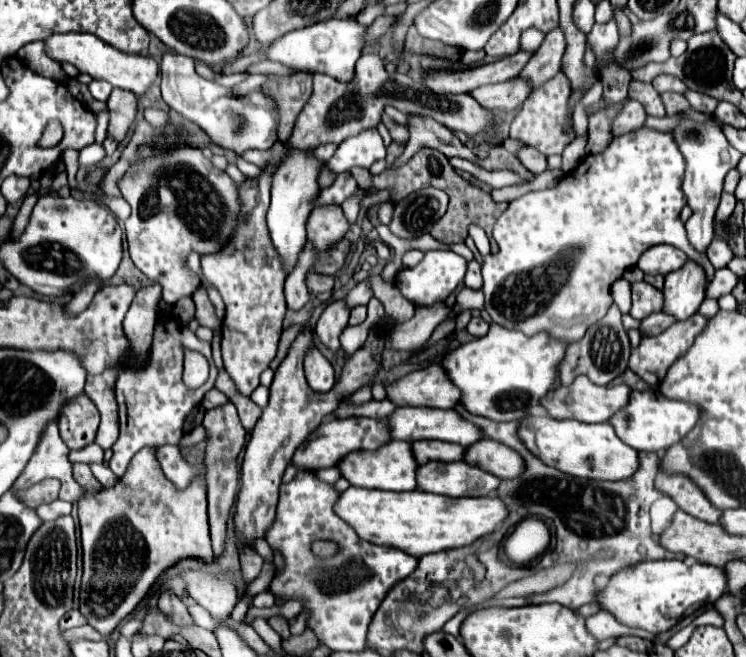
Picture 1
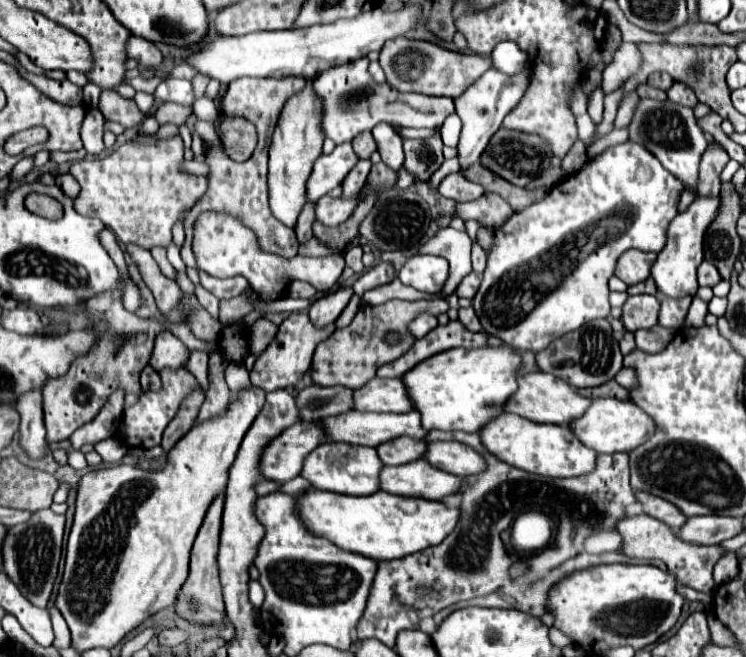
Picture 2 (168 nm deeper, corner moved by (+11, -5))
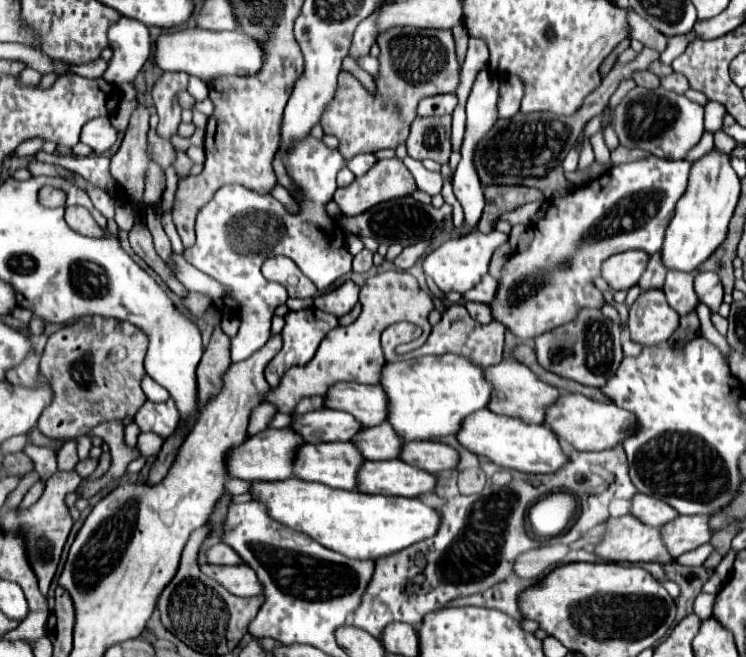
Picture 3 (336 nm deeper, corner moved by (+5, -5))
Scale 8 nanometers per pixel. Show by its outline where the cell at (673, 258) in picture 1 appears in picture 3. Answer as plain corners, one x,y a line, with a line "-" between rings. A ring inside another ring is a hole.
626,251
614,257
608,257
600,269
602,279
610,285
612,291
620,291
620,289
626,291
638,283
640,275
648,265
648,259
650,255
642,251

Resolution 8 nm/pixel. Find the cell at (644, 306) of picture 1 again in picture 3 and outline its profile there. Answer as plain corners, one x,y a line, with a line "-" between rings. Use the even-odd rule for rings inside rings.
648,289
630,307
630,339
652,347
666,343
678,329
680,315
668,305
662,289

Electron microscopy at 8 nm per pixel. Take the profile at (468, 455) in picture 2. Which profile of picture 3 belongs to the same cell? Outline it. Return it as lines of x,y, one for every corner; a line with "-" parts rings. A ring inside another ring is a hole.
408,441
402,445
398,457
428,473
450,471
458,465
458,453
452,447
436,441

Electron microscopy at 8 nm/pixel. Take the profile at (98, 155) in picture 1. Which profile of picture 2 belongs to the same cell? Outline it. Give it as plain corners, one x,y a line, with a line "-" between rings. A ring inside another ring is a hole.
88,109
84,125
82,125
82,143
84,143
84,149
88,151
88,155
100,157
104,151
102,125
104,125
102,113
98,109

